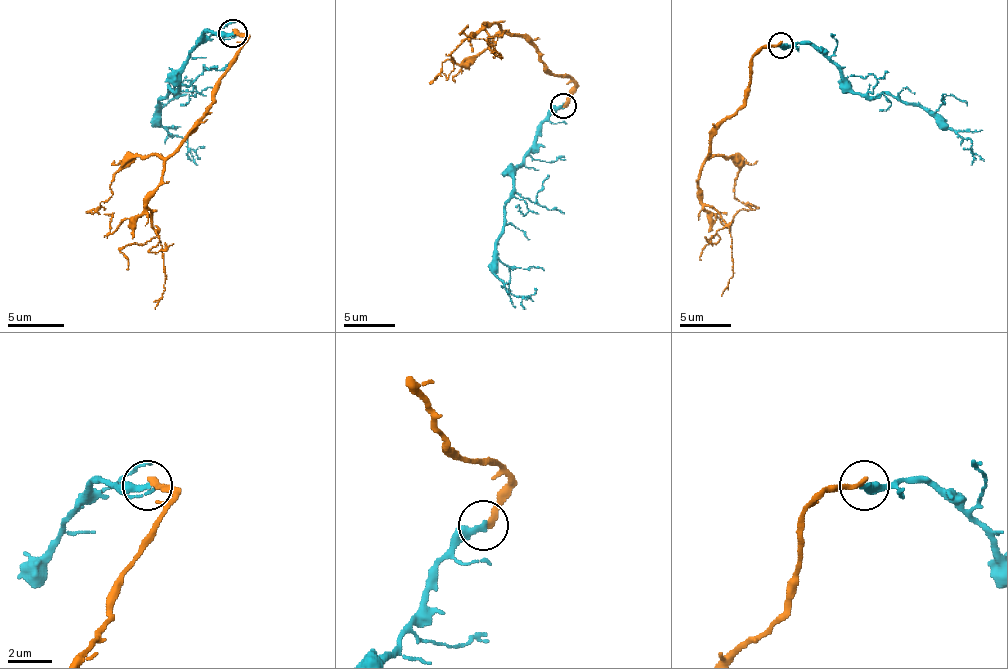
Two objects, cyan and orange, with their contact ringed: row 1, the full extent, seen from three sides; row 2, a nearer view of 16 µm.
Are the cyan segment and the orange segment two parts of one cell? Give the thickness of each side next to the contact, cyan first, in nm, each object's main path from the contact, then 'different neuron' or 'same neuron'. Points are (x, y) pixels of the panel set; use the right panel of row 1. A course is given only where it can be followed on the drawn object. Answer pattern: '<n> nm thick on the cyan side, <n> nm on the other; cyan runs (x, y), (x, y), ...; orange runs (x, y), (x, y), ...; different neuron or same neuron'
320 nm thick on the cyan side, 260 nm on the other; cyan runs (781, 44), (817, 47), (838, 67), (856, 93), (892, 93), (925, 106), (969, 137), (971, 165); orange runs (781, 44), (750, 62), (742, 103), (701, 163), (701, 201), (732, 237), (722, 296); different neuron

